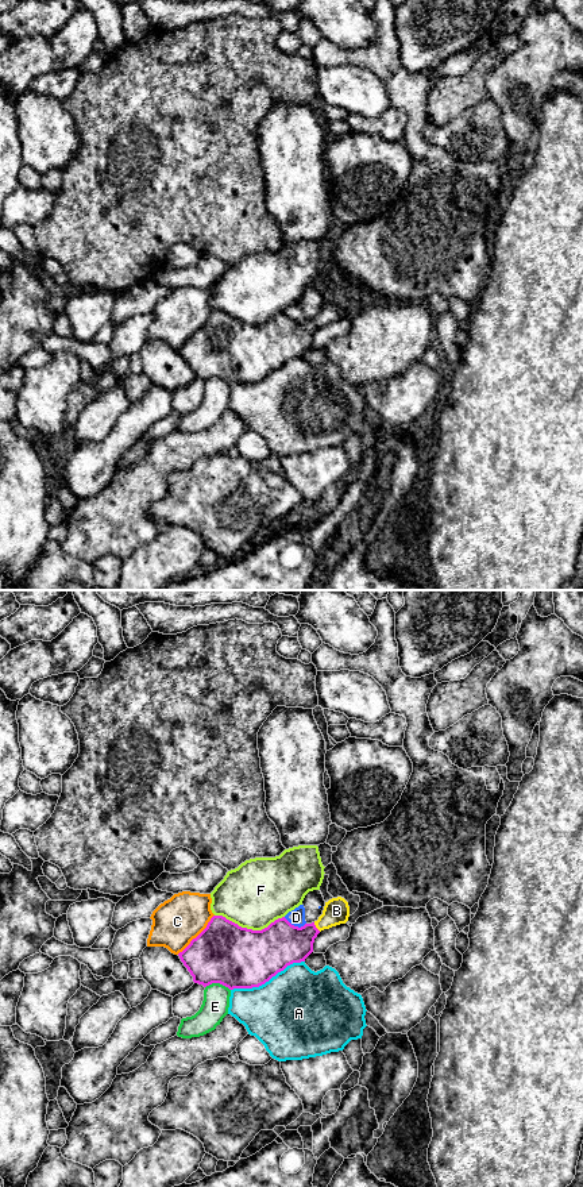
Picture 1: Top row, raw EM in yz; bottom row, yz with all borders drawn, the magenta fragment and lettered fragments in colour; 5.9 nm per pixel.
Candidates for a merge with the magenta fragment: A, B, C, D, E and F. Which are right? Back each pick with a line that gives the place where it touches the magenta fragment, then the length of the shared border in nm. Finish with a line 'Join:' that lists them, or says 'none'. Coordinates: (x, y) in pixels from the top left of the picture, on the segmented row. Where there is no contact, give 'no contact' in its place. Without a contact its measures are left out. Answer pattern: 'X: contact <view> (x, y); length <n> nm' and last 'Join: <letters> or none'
B: contact yz (315, 927); length 70 nm
Join: B

